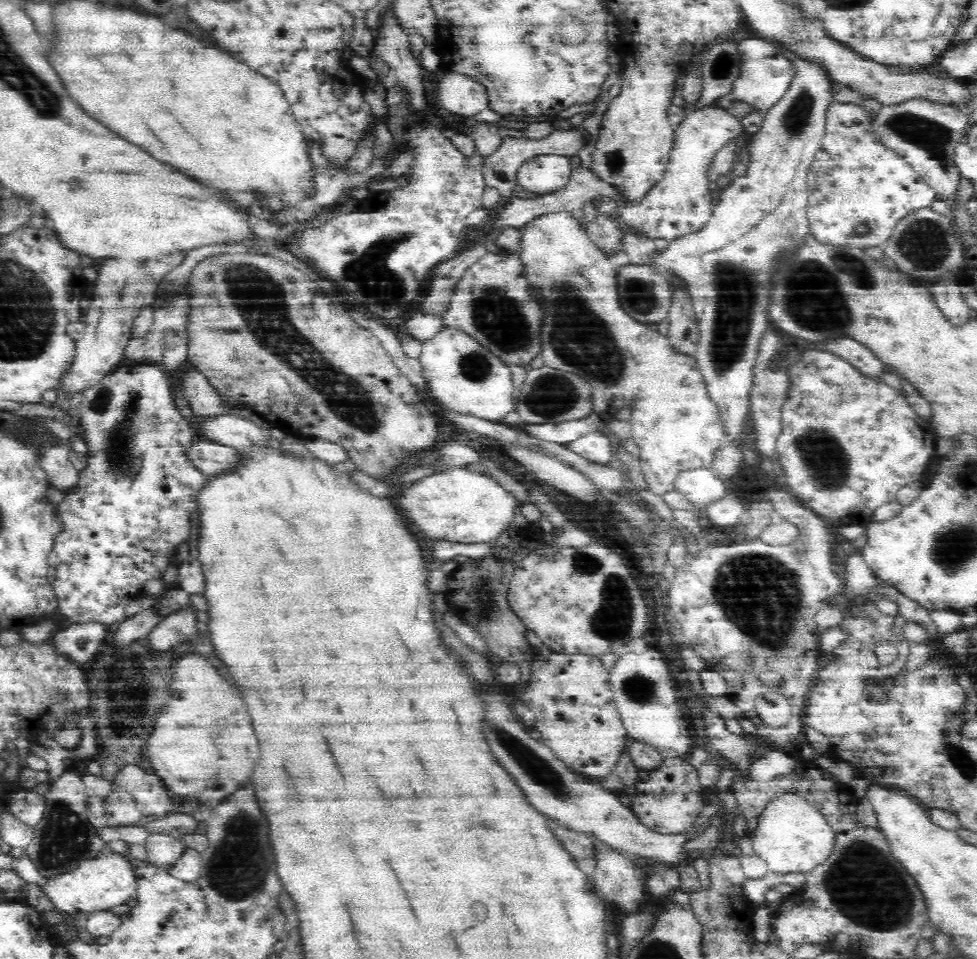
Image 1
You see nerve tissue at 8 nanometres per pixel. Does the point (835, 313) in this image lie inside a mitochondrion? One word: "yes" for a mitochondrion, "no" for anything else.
yes

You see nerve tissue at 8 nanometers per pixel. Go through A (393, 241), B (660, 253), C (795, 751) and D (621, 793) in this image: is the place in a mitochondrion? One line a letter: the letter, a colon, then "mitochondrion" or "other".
A: mitochondrion
B: other
C: other
D: other

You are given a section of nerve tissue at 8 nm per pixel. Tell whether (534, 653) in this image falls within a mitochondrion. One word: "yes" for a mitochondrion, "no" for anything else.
no

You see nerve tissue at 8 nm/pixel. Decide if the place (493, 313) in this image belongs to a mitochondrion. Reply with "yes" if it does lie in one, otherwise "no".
yes

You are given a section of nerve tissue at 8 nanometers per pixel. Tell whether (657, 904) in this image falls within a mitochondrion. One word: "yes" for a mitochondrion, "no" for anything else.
no

